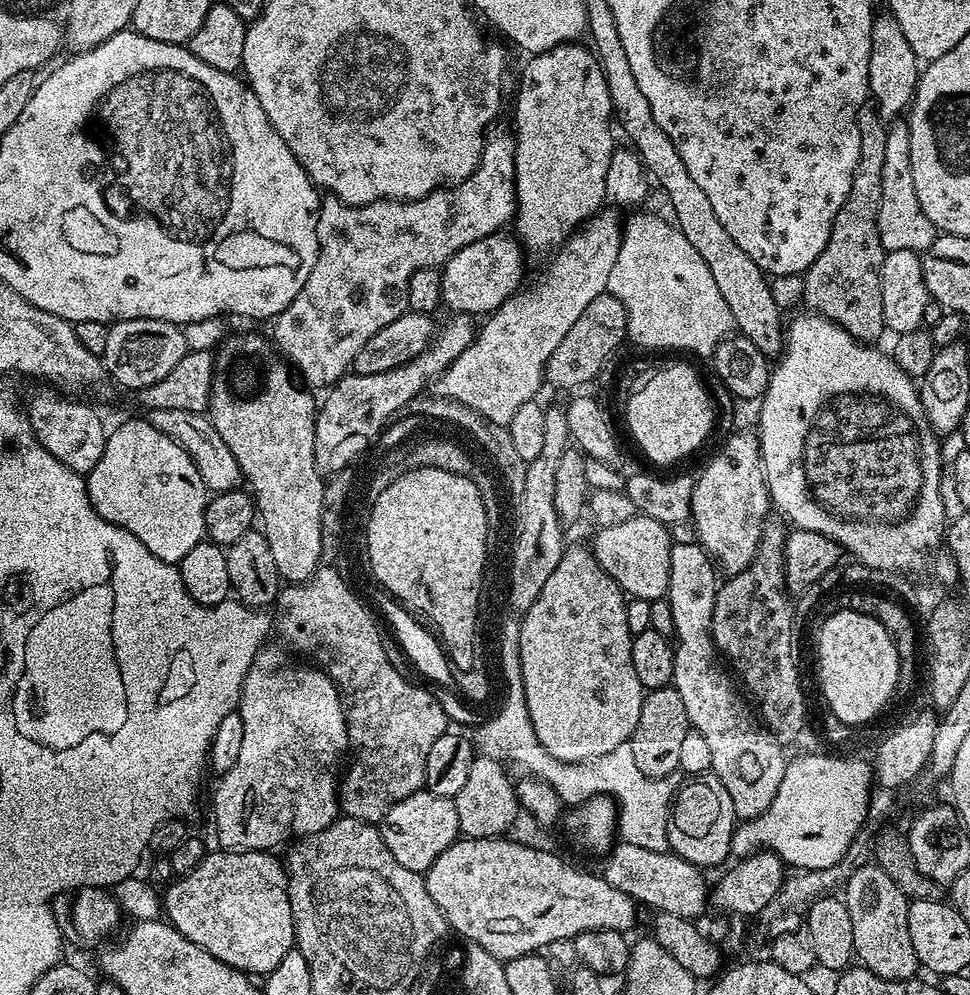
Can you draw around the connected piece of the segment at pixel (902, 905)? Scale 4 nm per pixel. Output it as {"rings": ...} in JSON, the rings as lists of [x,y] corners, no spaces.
{"rings":[[[879,863],[864,864],[849,874],[842,899],[854,922],[855,959],[878,978],[913,979],[922,965],[918,954],[914,954],[914,942],[910,942],[909,893],[901,890]]]}

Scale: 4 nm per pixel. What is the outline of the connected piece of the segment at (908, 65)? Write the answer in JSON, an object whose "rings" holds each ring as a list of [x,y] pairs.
{"rings":[[[891,14],[883,15],[877,15],[872,21],[868,90],[876,111],[885,121],[892,122],[909,111],[912,98],[916,95],[916,84],[920,81],[922,64],[910,47],[910,42],[906,42],[906,34],[902,34],[898,18],[894,18]]]}

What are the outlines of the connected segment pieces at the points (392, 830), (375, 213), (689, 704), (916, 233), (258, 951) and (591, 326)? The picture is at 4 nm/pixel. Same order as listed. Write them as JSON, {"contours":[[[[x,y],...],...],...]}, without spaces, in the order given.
{"contours":[[[[421,790],[402,798],[402,802],[394,802],[384,819],[378,825],[382,834],[382,842],[386,842],[386,850],[394,854],[394,862],[398,866],[406,866],[406,870],[425,873],[442,850],[446,850],[460,836],[458,826],[458,810],[453,797],[439,796],[427,790]]],[[[489,135],[484,141],[480,164],[472,171],[471,176],[451,186],[438,188],[436,191],[431,192],[429,196],[423,196],[420,200],[375,200],[369,204],[347,204],[336,196],[325,195],[320,202],[320,213],[316,215],[316,229],[318,230],[318,242],[320,243],[318,258],[314,262],[314,270],[310,270],[310,278],[306,278],[306,286],[302,286],[302,290],[298,290],[294,302],[290,302],[290,306],[286,306],[286,310],[282,310],[279,316],[275,317],[274,323],[271,325],[273,328],[272,332],[270,331],[270,336],[274,341],[275,347],[278,349],[281,357],[297,373],[300,371],[304,375],[305,381],[303,380],[303,383],[305,385],[311,386],[313,389],[327,389],[329,386],[335,384],[336,381],[342,379],[349,369],[351,369],[358,350],[362,350],[362,346],[366,346],[366,342],[370,342],[370,338],[374,338],[374,334],[378,334],[378,330],[382,330],[382,326],[390,326],[390,322],[394,322],[394,318],[398,318],[408,311],[408,283],[410,282],[411,275],[416,270],[426,270],[427,268],[439,269],[450,257],[458,254],[458,250],[462,250],[462,246],[470,246],[470,242],[478,242],[478,238],[497,235],[503,229],[500,228],[503,224],[511,225],[513,223],[515,215],[516,142],[511,135]]],[[[677,541],[673,543],[670,556],[670,582],[668,583],[667,601],[674,617],[674,674],[672,686],[678,690],[678,694],[685,703],[689,725],[709,744],[711,760],[736,760],[736,768],[732,768],[732,776],[728,776],[726,792],[734,804],[740,804],[744,800],[744,788],[752,788],[752,784],[772,784],[772,794],[778,792],[779,783],[785,773],[787,755],[785,749],[779,744],[776,737],[758,723],[757,713],[749,704],[749,701],[736,692],[738,689],[735,679],[729,674],[723,659],[716,649],[712,638],[712,620],[714,602],[716,601],[716,589],[718,587],[718,572],[712,558],[698,542]]],[[[907,123],[888,124],[886,159],[882,165],[882,206],[878,206],[878,234],[885,253],[910,250],[917,254],[928,251],[936,241],[938,230],[922,210],[918,194],[914,194],[914,170],[910,166],[910,130]]],[[[243,850],[209,851],[194,870],[173,879],[162,892],[162,912],[167,923],[177,928],[190,942],[202,946],[214,958],[226,962],[239,972],[256,978],[267,976],[296,942],[296,927],[292,921],[288,897],[288,874],[283,863],[275,860],[271,851],[246,852]]],[[[603,292],[586,310],[582,310],[582,318],[574,322],[570,334],[562,338],[558,350],[550,354],[548,364],[544,368],[544,379],[556,388],[576,388],[579,384],[588,384],[604,368],[604,363],[616,352],[620,343],[625,343],[628,334],[628,315],[618,302],[618,298],[609,292]]]]}

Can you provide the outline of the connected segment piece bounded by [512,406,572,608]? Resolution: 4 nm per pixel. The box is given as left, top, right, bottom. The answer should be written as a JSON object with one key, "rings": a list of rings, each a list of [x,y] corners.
{"rings":[[[545,407],[546,414],[546,435],[542,437],[542,451],[534,462],[527,464],[525,470],[525,486],[522,493],[522,528],[523,535],[520,537],[519,547],[516,548],[515,559],[515,589],[512,592],[512,600],[515,605],[524,608],[525,605],[534,606],[534,598],[542,594],[542,586],[546,586],[546,578],[554,574],[556,561],[560,557],[560,525],[558,510],[554,506],[554,478],[558,478],[558,462],[562,462],[562,454],[570,446],[572,434],[568,425],[568,414],[563,407]]]}

